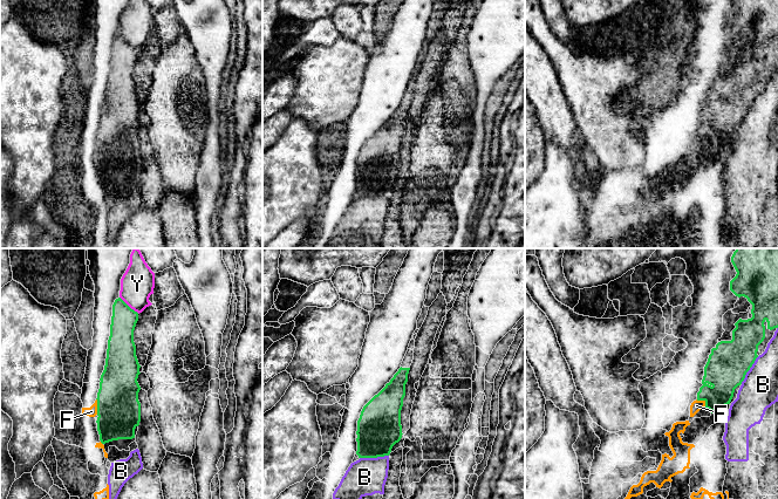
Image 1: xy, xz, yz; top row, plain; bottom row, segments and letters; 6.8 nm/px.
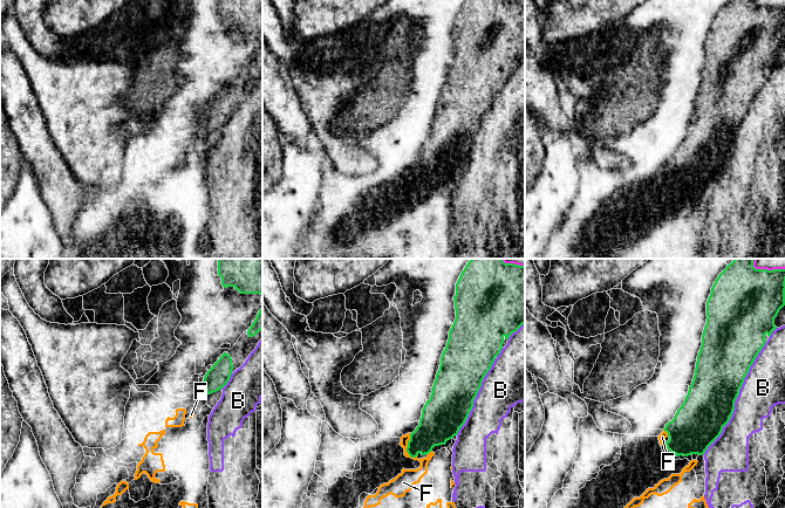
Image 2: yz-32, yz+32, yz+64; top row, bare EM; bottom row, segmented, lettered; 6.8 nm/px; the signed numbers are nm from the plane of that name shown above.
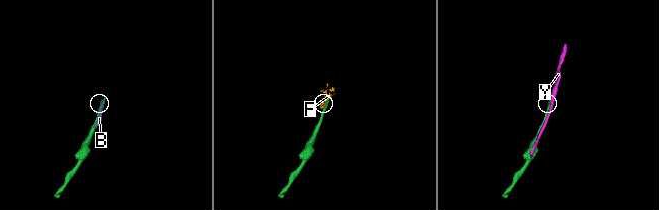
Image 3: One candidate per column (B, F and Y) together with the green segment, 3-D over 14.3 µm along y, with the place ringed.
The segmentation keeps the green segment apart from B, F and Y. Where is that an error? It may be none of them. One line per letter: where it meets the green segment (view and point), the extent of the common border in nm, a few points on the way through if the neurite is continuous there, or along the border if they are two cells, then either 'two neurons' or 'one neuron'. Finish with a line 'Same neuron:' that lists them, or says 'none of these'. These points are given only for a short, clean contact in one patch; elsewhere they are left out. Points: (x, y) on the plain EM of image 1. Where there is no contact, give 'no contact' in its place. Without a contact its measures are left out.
B: contact xz (374, 195); length 200 nm; two neurons
F: contact xy (97, 144); length 110 nm; two neurons
Y: contact xy (128, 43); length 180 nm; two neurons
Same neuron: none of these

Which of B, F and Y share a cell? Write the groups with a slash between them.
B F / Y

